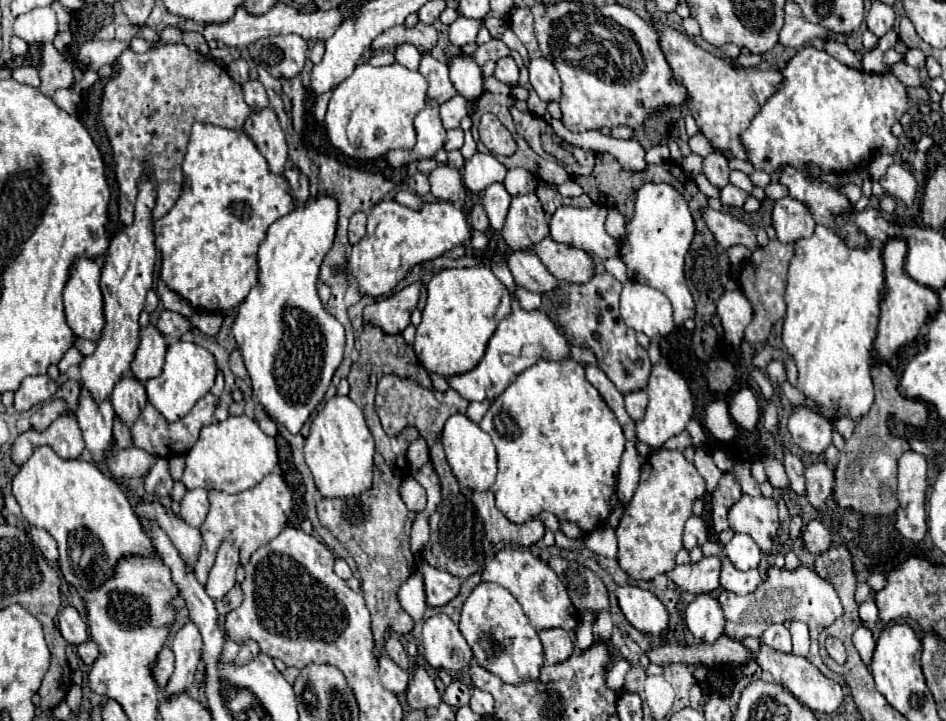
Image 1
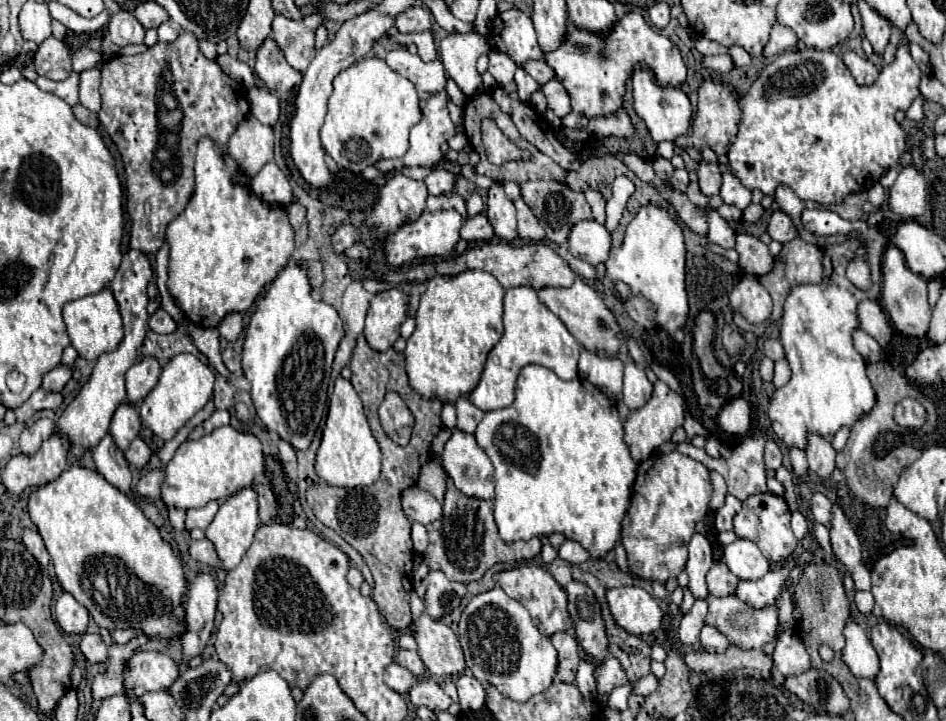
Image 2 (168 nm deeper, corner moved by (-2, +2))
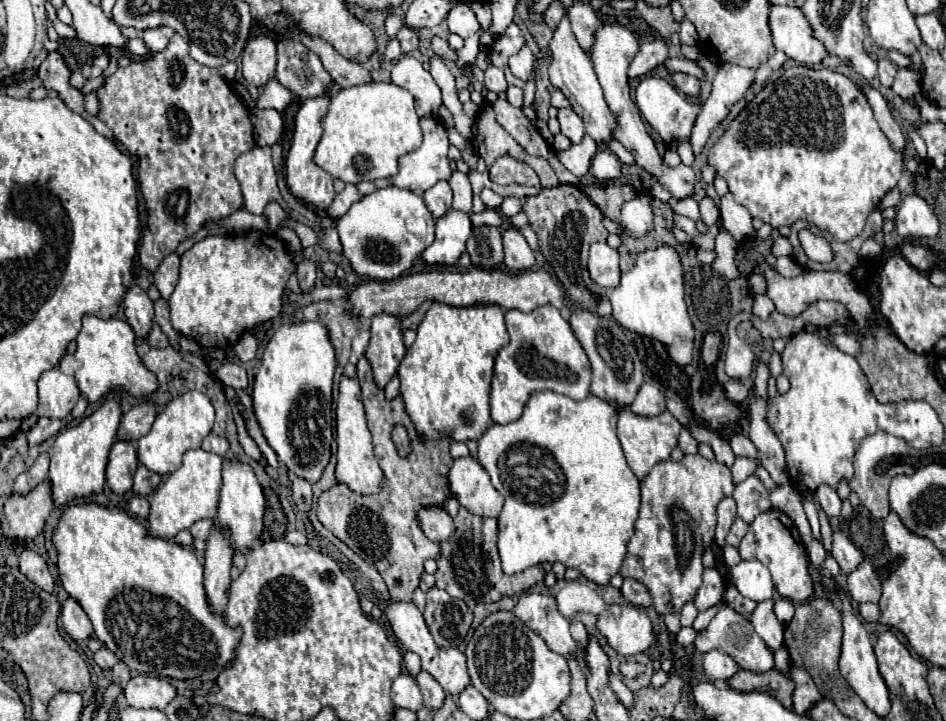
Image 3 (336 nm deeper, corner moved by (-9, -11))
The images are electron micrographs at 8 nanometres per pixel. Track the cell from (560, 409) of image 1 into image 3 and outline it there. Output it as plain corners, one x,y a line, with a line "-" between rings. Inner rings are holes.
536,392
526,404
522,416
510,424
490,424
488,430
478,440
478,462
490,474
494,488
504,496
504,510
498,516
498,552
502,560
504,574
512,576
524,572
524,568
538,566
544,562
562,562
566,568
580,570
590,582
598,586
608,586
610,578
620,570
626,556
626,544
634,534
634,522
640,508
640,480
628,468
620,440
616,436
618,412
606,400
588,396
584,400
572,400
556,392
-
516,444
532,444
544,448
552,454
556,464
562,470
562,480
558,484
548,482
534,466
530,472
516,480
516,486
506,486
500,476
498,460
504,452

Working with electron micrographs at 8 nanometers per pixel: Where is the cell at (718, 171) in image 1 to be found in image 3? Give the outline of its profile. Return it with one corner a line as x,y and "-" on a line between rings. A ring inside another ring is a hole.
706,196
702,202
700,202
700,218
706,226
714,226
718,224
718,216
720,216
720,210
714,206
714,202

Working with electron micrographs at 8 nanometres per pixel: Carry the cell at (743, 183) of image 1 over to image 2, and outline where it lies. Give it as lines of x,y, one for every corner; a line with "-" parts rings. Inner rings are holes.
723,173
723,185
719,195
723,203
737,205
739,209
745,209
751,203
751,191
747,187
741,187
741,181
731,173

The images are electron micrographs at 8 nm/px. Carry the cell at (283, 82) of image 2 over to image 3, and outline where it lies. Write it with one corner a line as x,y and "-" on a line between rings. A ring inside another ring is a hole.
276,78
270,80
266,86
264,86
264,92
255,100
255,107
260,109
272,108
274,110
284,110
290,102
292,102
292,92
286,90

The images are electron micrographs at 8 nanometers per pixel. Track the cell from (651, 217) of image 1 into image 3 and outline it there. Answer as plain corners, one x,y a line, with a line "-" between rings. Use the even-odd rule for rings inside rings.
662,246
656,250
640,252
636,266
630,272
622,274
622,282
614,290
606,290
608,300
612,302
614,320
636,334
650,336
660,340
668,356
678,364
686,366
692,362
694,348
694,328
688,318
688,308
684,302
684,276
682,276
680,256
674,248

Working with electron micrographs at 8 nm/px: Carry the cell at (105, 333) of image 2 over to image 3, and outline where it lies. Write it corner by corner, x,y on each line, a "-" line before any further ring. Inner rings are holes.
84,316
82,330
78,334
78,346
74,352
80,368
74,372
80,394
88,404
96,404
112,390
126,390
134,398
146,398
158,390
158,380
154,372
150,372
138,352
136,352
136,334
128,322
110,318
100,320
96,316

